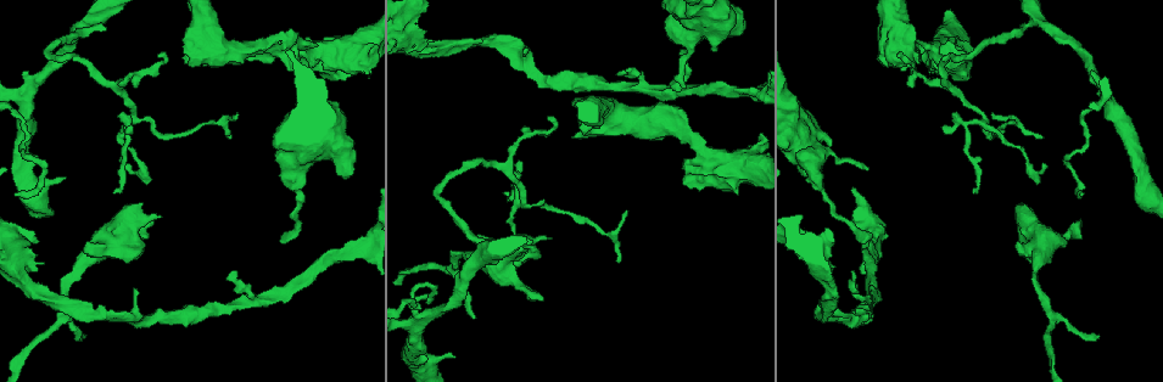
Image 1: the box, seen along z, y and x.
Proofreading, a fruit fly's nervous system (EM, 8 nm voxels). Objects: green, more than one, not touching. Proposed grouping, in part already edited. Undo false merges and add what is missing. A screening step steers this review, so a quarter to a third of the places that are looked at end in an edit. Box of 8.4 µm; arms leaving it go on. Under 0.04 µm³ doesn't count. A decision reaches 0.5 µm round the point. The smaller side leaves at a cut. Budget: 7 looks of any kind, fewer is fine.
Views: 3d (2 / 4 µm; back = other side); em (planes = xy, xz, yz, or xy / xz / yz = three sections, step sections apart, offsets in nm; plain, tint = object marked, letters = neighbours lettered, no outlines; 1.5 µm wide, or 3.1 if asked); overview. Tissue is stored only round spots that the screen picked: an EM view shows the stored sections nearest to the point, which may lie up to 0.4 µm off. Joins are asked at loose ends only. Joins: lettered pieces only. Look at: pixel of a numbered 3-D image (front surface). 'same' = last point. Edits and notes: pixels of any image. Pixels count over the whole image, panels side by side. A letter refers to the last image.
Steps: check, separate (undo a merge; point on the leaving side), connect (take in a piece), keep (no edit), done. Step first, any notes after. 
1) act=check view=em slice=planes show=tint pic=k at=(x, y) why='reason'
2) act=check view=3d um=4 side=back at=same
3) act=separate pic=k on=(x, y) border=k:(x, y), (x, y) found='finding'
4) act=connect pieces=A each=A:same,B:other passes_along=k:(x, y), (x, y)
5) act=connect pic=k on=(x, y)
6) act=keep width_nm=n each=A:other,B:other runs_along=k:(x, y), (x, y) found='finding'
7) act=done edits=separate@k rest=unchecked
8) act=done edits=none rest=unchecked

act=check view=em slice=yz step=4 show=tint pic=1 at=(95, 22) why='two arms in line, one across'

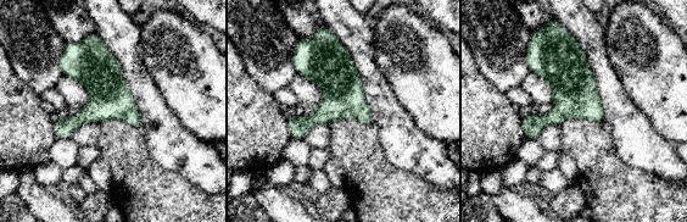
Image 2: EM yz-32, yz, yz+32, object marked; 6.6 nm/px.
act=check view=em slice=planes show=letters at=same why='cut it another way'

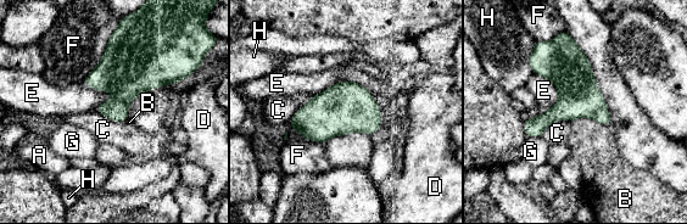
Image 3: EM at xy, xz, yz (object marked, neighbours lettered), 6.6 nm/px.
act=keep each=A:other,B:other,C:other,D:other,E:other,F:other,G:other,H:other border=3:(570, 121), (592, 117), (612, 124) found='all the same cell'

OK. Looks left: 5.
act=check view=3d um=2 pic=1 at=(336, 81) why='branch stops here'

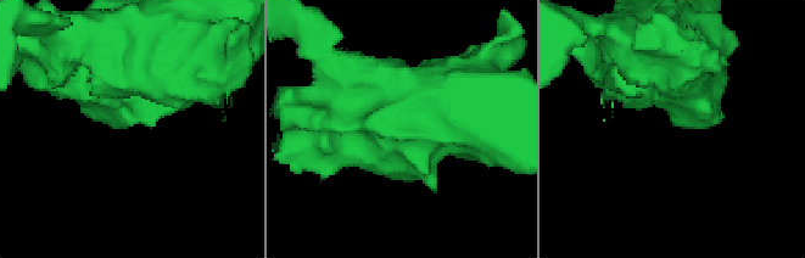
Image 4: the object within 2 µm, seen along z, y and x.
act=check view=em slice=xz step=8 show=letters pic=4 at=(121, 125)

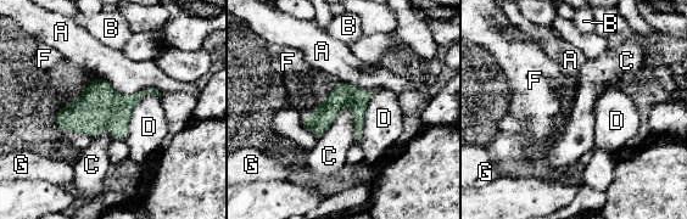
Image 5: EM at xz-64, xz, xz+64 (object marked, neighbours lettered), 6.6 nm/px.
act=keep each=A:other,B:other,C:other,D:other,F:other,G:other runs_along=5:(370, 93), (305, 122) found='none of them fits'

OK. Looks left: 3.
act=check view=3d um=2 pic=1 at=(1080, 221) why='branch stops here'

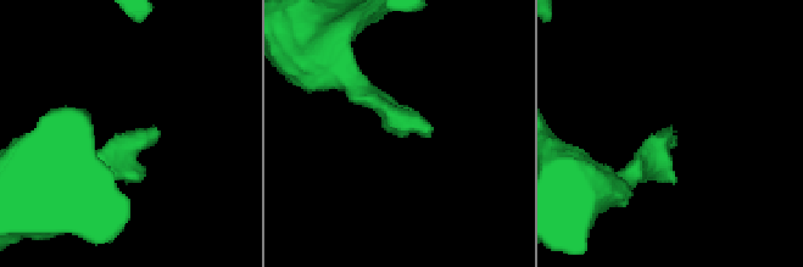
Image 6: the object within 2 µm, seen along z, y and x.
act=check view=em slice=planes show=letters pic=6 at=(667, 127)

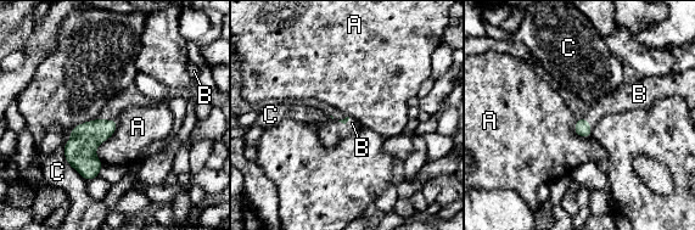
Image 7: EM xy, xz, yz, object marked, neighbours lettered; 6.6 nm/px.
act=connect pieces=B each=A:other,B:same,C:other passes_along=7:(582, 128), (588, 122), (598, 111) found='it goes on there'

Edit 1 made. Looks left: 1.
act=done edits=connect@7 rest=unchecked

